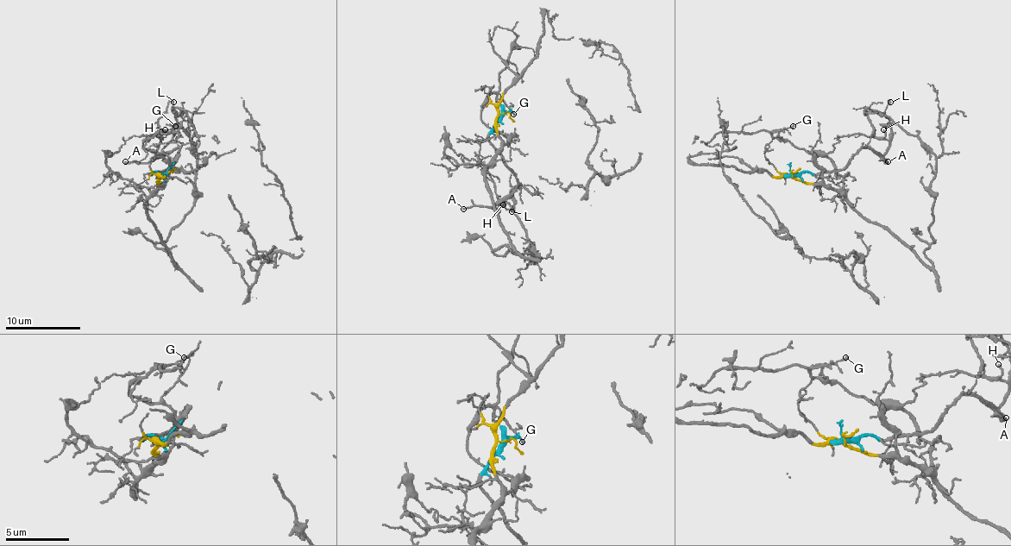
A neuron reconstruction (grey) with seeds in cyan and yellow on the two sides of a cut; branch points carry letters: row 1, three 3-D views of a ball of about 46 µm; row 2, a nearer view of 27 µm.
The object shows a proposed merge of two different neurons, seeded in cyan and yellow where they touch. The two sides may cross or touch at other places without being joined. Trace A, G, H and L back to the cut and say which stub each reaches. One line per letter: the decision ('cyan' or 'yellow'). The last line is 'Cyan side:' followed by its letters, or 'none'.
A: cyan
G: yellow
H: cyan
L: cyan
Cyan side: A, H, L

